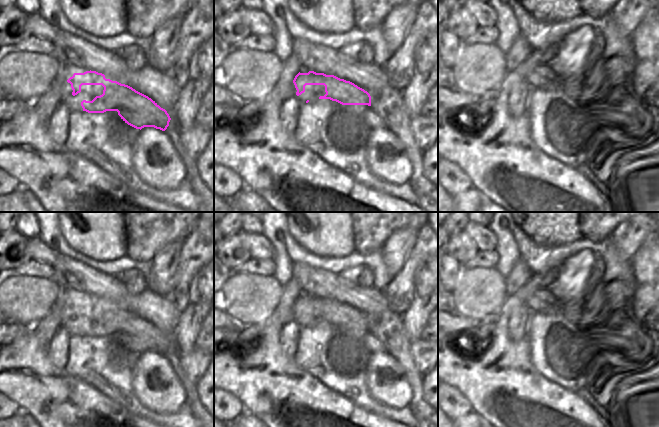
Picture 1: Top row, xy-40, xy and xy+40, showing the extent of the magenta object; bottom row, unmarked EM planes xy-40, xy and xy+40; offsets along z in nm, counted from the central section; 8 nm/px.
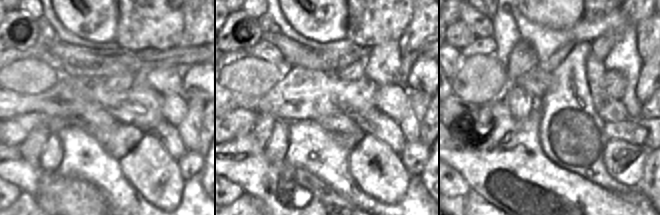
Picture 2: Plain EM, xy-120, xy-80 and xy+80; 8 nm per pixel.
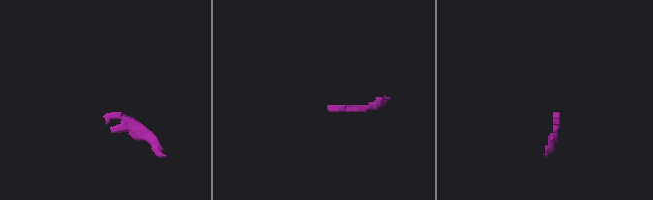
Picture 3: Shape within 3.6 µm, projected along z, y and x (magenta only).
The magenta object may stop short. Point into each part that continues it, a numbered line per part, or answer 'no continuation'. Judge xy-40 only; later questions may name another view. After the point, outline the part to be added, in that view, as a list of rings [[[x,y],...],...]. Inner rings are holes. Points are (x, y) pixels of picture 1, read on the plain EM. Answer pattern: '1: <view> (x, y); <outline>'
no continuation

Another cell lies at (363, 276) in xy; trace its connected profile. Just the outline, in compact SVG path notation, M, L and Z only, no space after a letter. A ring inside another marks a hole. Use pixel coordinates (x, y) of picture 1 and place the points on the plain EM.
M358 265L350 269L346 269L341 276L351 282L355 282L360 287L373 287L375 276L371 269L366 265Z

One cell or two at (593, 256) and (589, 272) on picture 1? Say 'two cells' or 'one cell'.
two cells

